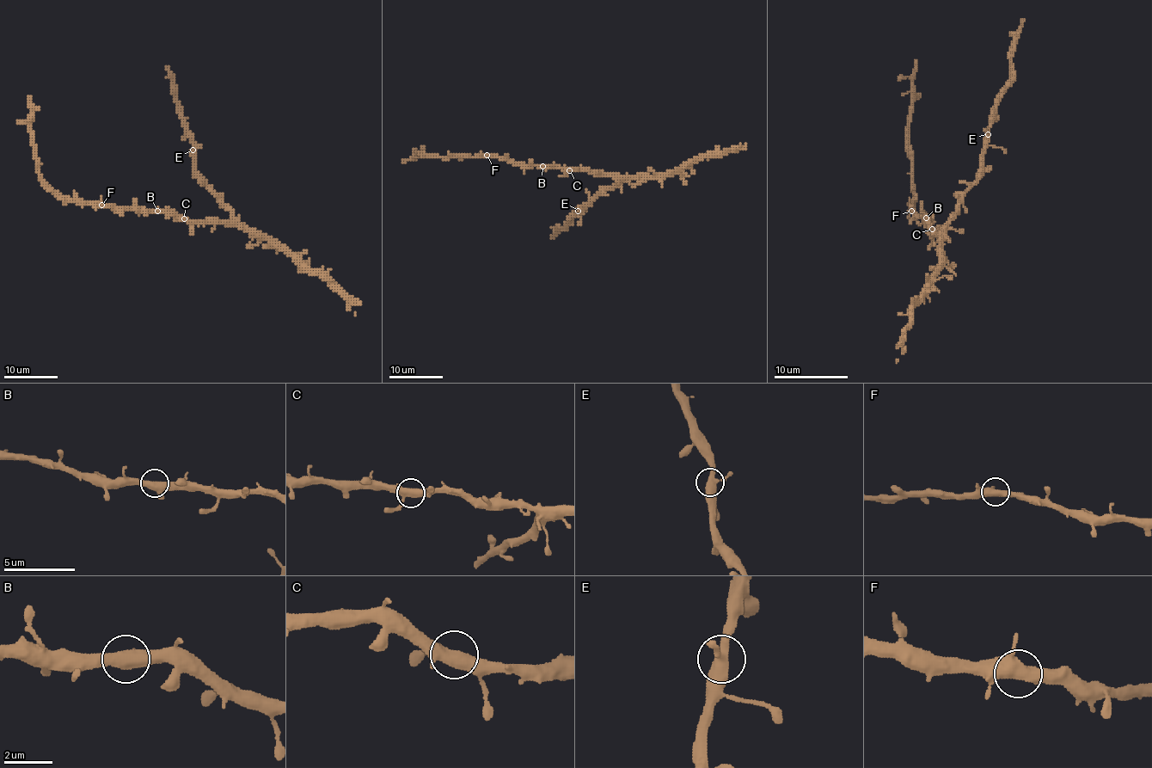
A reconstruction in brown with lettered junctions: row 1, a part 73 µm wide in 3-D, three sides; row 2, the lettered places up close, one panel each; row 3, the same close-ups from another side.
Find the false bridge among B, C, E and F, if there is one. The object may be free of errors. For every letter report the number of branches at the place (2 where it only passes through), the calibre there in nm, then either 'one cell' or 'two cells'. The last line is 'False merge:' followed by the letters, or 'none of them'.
B: 3 | 420 nm | one cell
C: 3 | 420 nm | one cell
E: 3 | 440 nm | one cell
F: 3 | 440 nm | one cell
False merge: none of them

